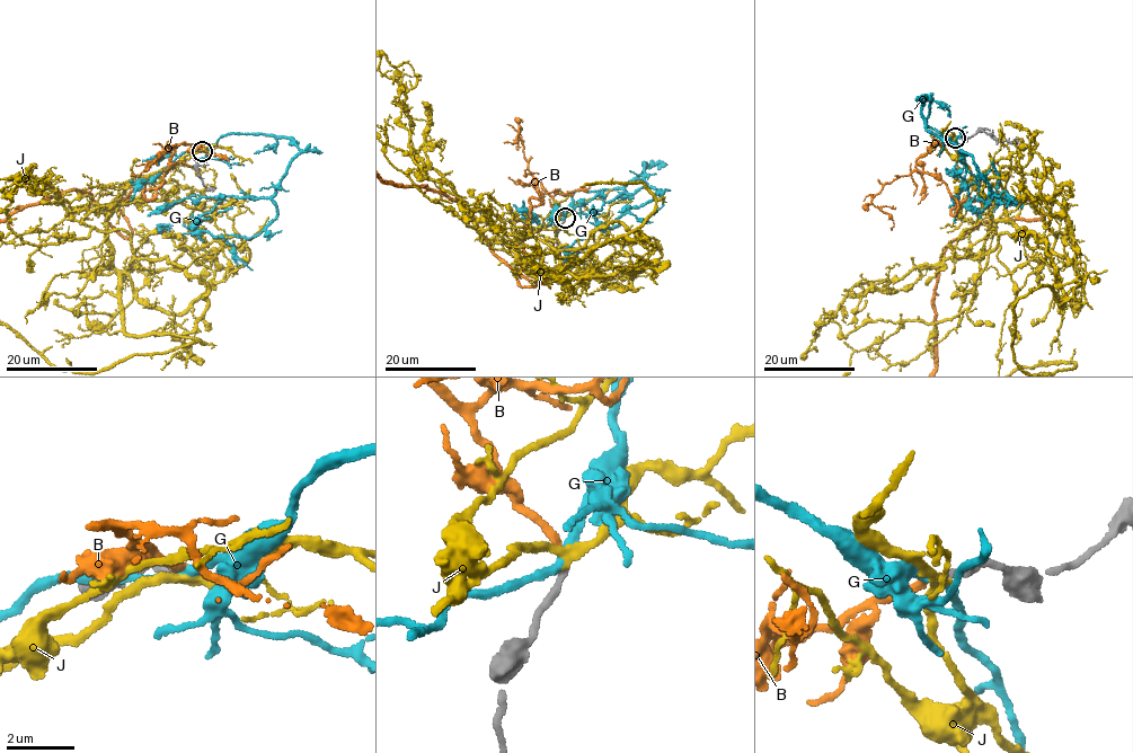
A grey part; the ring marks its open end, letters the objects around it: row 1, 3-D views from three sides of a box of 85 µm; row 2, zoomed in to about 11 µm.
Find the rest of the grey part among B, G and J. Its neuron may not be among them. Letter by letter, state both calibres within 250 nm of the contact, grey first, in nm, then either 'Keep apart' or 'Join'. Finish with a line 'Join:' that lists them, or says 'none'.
B: Thickness 240 nm (grey) against 190 nm. Join
G: Thickness 220 nm (grey) against 240 nm. Keep apart
J: Thickness 200 nm (grey) against 200 nm. Keep apart
Join: B

